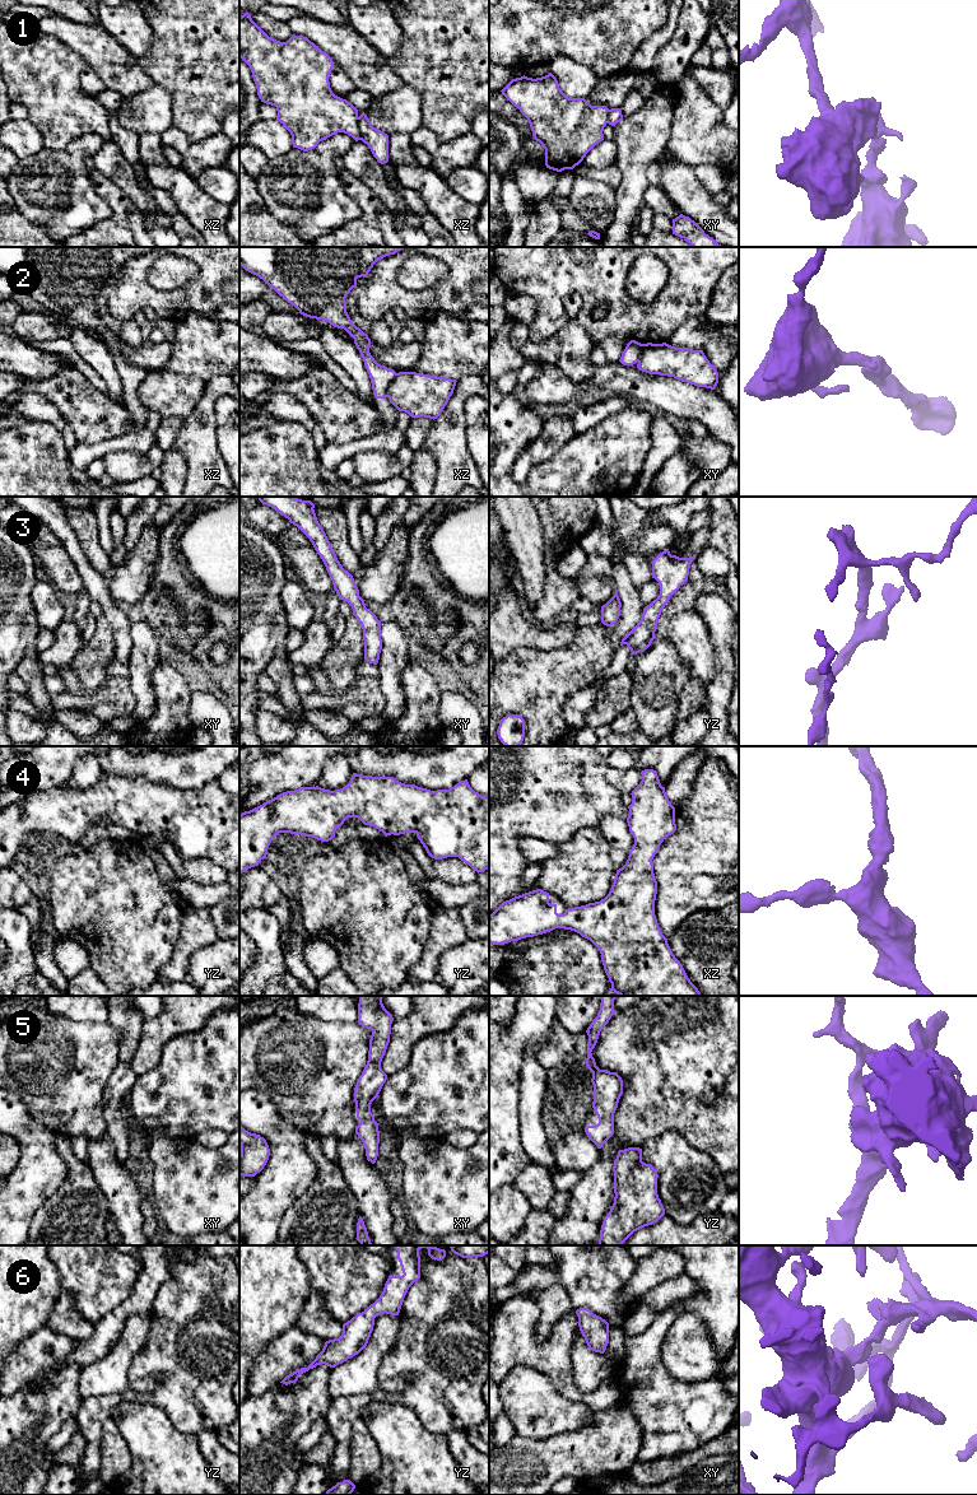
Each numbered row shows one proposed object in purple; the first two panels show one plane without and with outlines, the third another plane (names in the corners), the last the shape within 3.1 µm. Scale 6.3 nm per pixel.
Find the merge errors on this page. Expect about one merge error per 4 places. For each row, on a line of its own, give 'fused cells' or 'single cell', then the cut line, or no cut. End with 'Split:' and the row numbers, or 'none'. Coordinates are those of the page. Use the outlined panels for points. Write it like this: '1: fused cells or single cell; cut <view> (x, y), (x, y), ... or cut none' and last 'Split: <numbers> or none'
1: fused cells; cut xz (357, 117), (361, 139)
2: fused cells; cut xz (396, 373), (387, 389), (386, 396)
3: single cell; cut none
4: single cell; cut none
5: single cell; cut none
6: single cell; cut none
Split: 1, 2

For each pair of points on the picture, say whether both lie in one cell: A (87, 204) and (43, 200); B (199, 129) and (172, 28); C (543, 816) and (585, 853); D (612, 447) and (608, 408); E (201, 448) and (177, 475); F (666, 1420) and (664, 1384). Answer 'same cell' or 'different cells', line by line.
A: same cell
B: same cell
C: different cells
D: different cells
E: different cells
F: same cell

